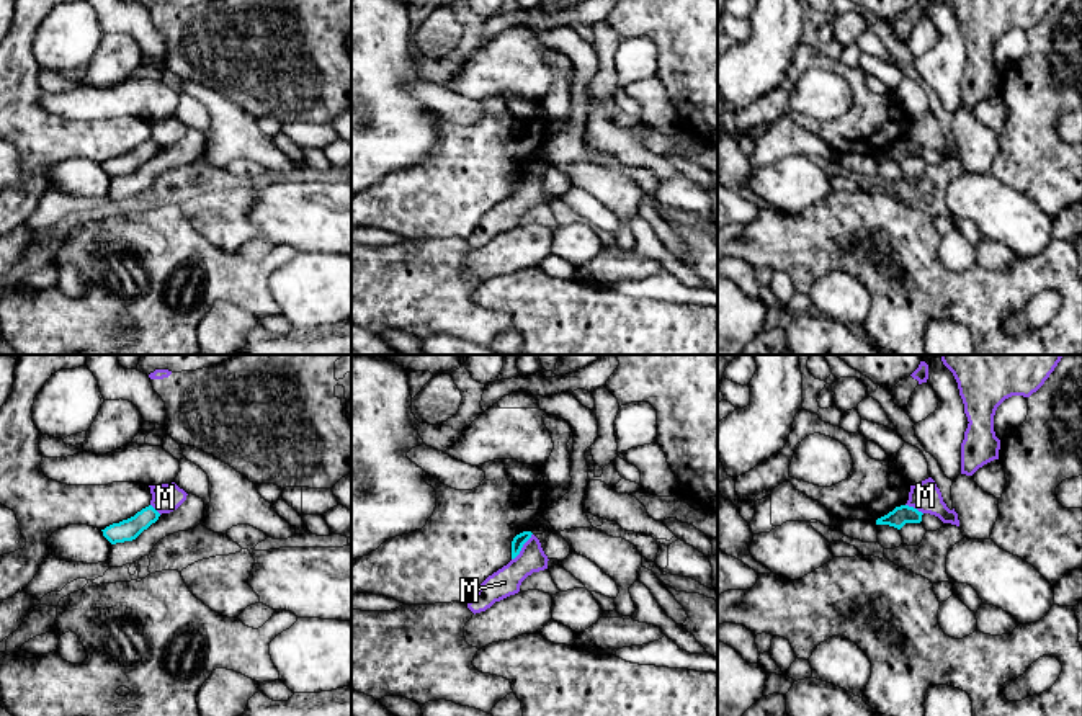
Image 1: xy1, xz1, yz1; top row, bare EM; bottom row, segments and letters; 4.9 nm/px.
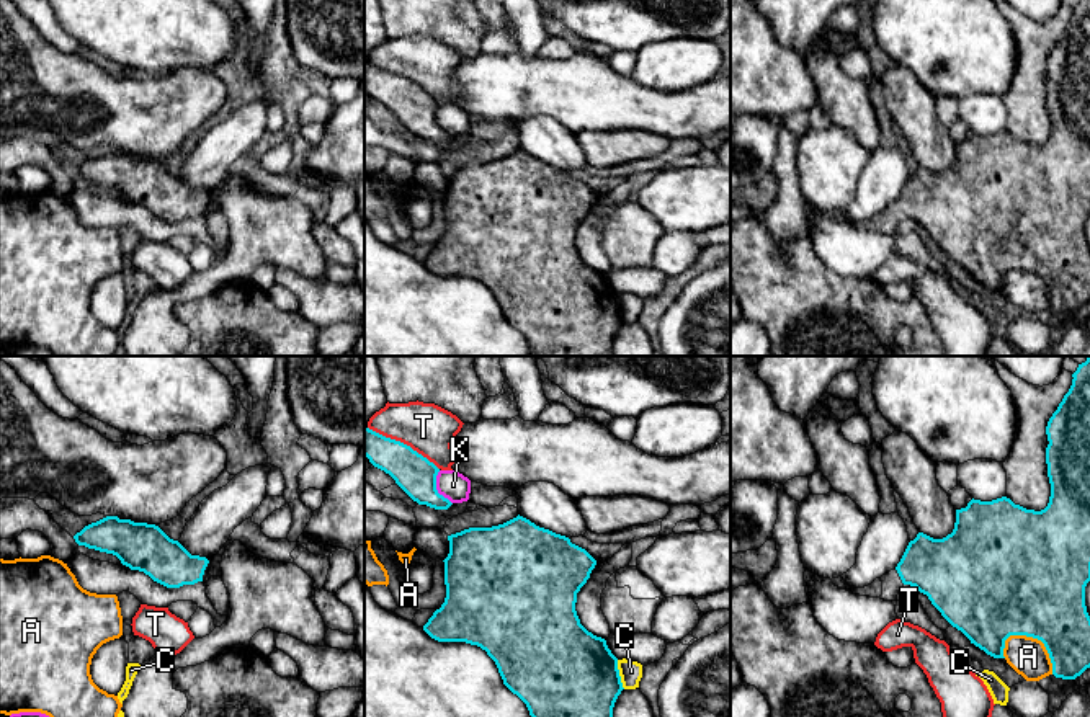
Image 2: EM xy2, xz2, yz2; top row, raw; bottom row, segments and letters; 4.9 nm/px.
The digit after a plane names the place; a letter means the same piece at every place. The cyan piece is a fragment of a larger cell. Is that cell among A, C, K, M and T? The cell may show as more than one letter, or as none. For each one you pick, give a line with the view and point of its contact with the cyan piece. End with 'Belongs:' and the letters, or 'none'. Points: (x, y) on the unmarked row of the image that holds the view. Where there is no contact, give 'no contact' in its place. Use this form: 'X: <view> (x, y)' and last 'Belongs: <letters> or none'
Belongs: none

